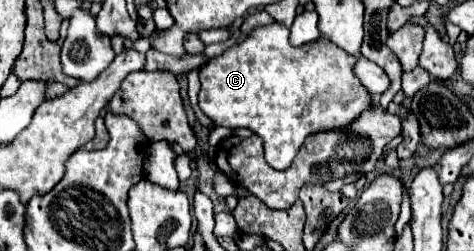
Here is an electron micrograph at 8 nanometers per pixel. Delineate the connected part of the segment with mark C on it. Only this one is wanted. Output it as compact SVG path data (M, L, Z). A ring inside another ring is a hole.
M284 24L256 28L244 42L200 68L200 110L214 126L248 128L264 140L266 162L284 170L310 134L344 130L372 106L372 96L354 74L356 56L326 40L292 46Z

